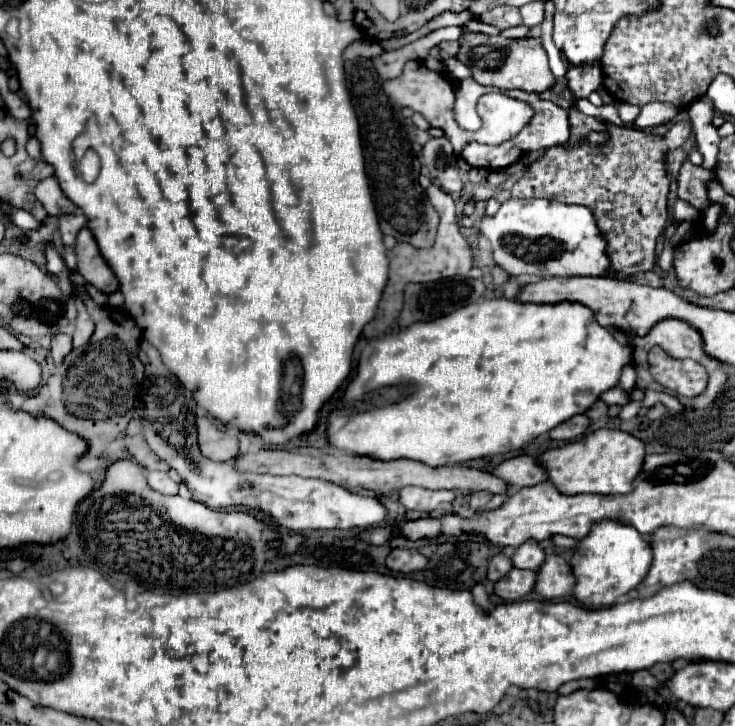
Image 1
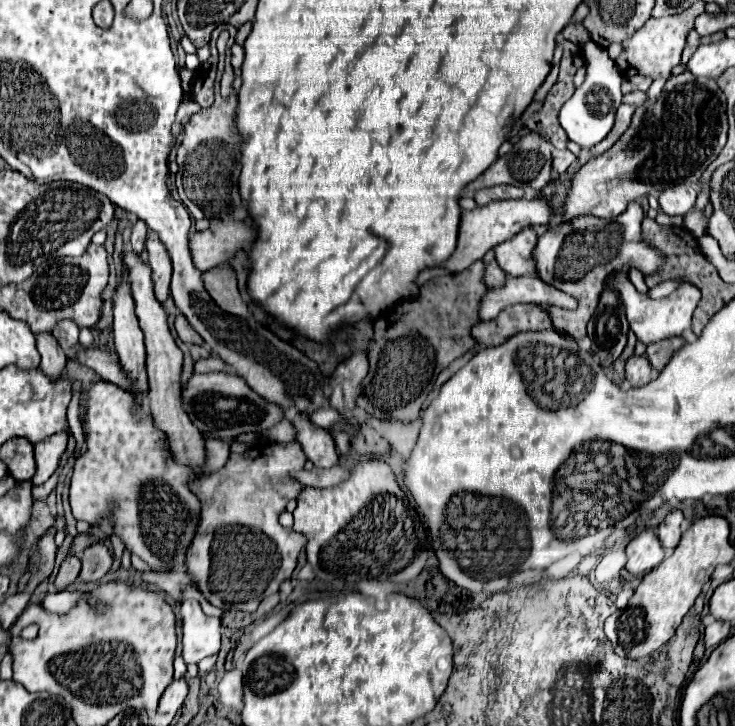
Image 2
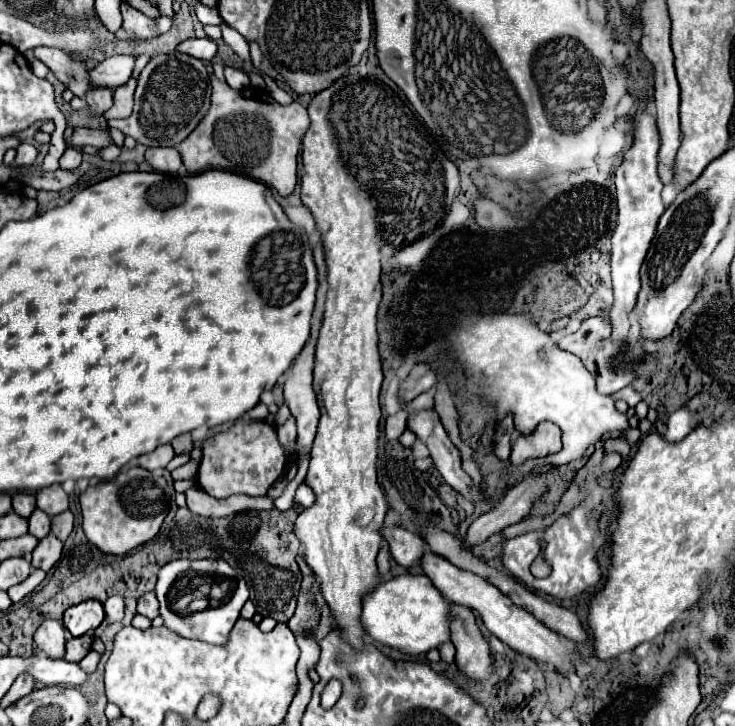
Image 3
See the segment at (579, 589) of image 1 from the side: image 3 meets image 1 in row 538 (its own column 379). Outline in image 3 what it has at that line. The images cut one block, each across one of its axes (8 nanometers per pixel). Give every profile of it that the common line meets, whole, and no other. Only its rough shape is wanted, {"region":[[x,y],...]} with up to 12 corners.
{"region":[[424,574],[362,598],[366,636],[420,656],[450,640],[450,602]]}

